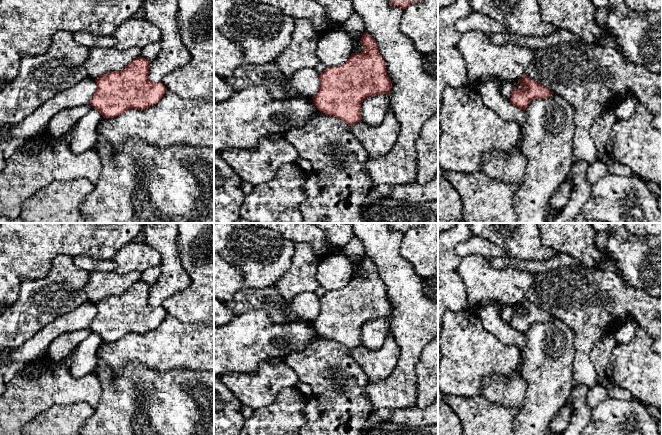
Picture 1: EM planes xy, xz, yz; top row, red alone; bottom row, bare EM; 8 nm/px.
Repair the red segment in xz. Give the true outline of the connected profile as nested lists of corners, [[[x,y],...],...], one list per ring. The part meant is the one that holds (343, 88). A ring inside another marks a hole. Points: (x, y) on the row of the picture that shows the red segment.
[[[364,33],[360,43],[364,46],[362,53],[352,53],[344,64],[327,67],[319,74],[320,87],[312,97],[318,110],[341,119],[349,126],[361,122],[361,105],[366,98],[378,94],[388,94],[392,88],[385,61],[375,39],[370,34]]]

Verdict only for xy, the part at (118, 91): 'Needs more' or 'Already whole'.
Already whole

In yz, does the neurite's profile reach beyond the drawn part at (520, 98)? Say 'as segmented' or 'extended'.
as segmented

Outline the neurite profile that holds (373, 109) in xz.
[[[387,94],[370,96],[361,105],[361,122],[369,126],[378,126],[390,109],[391,103]]]

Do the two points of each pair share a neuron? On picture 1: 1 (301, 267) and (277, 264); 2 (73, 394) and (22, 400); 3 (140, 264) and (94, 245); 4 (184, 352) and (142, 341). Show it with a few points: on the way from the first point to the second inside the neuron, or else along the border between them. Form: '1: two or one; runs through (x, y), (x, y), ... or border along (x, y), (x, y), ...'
1: two; border along (295, 244), (289, 268), (274, 283)
2: one; runs through (60, 394), (35, 394)
3: two; border along (134, 240), (126, 243), (111, 259)
4: one; runs through (174, 348), (152, 348)

